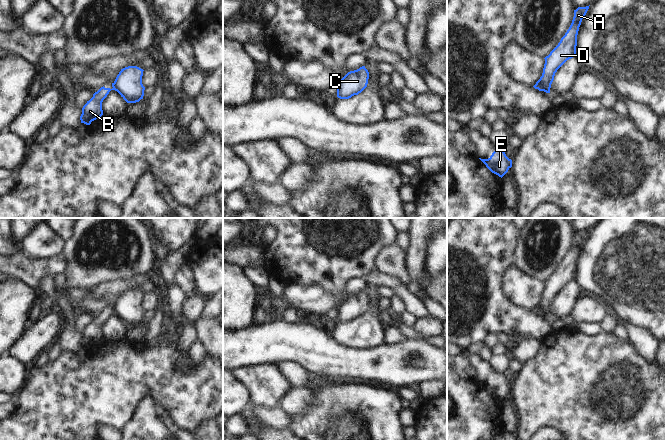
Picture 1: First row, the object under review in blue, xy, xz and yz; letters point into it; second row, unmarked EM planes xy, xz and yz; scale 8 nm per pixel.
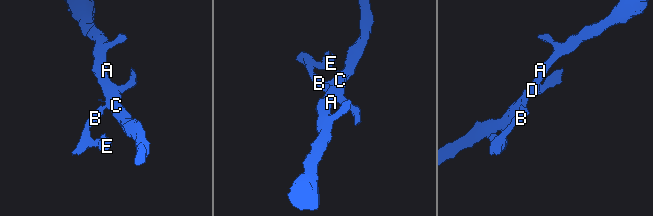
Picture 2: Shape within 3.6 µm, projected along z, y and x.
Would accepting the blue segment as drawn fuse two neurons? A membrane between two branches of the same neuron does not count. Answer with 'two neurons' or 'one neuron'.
two neurons

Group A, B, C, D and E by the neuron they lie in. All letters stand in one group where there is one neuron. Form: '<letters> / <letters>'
A C D / B E

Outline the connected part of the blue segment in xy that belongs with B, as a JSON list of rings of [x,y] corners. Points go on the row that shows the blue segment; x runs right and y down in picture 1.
[[[113,83],[112,87],[110,89],[103,86],[93,94],[93,97],[82,108],[82,114],[80,116],[81,123],[90,125],[92,121],[103,115],[102,102],[111,90],[115,90]]]

